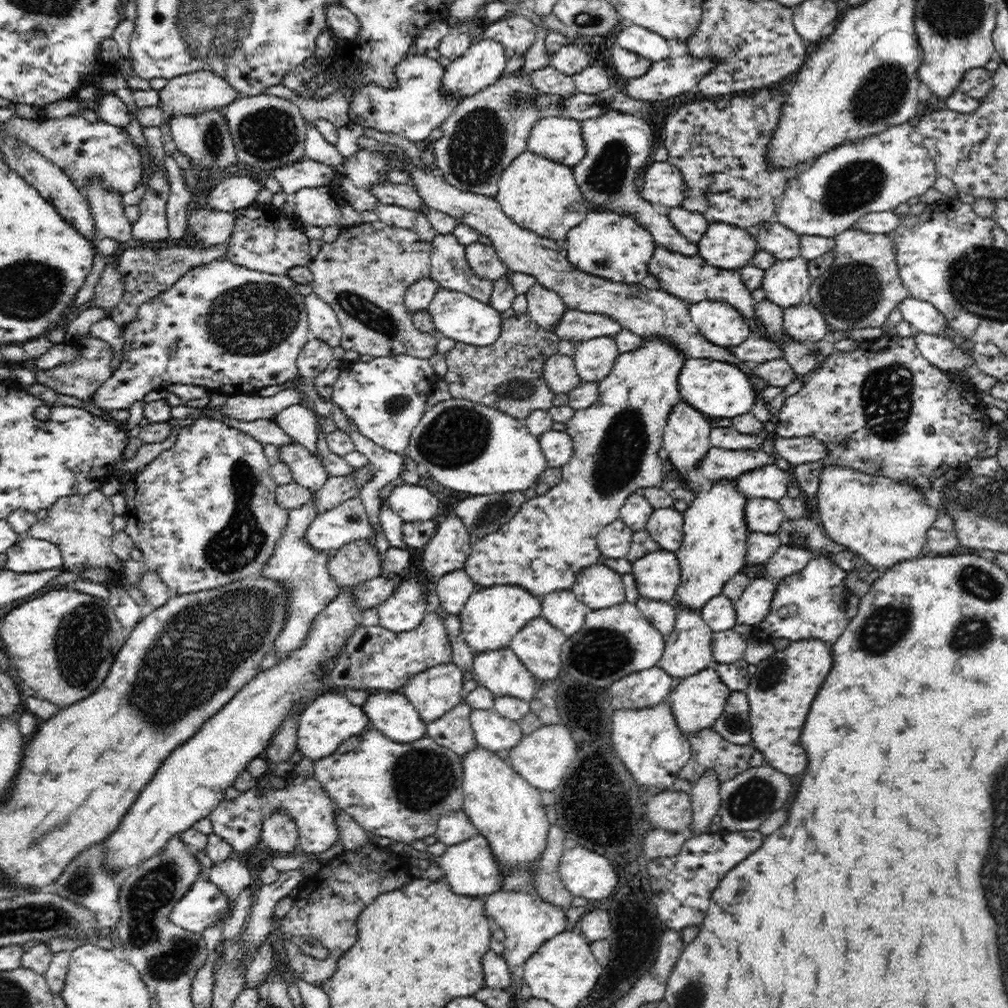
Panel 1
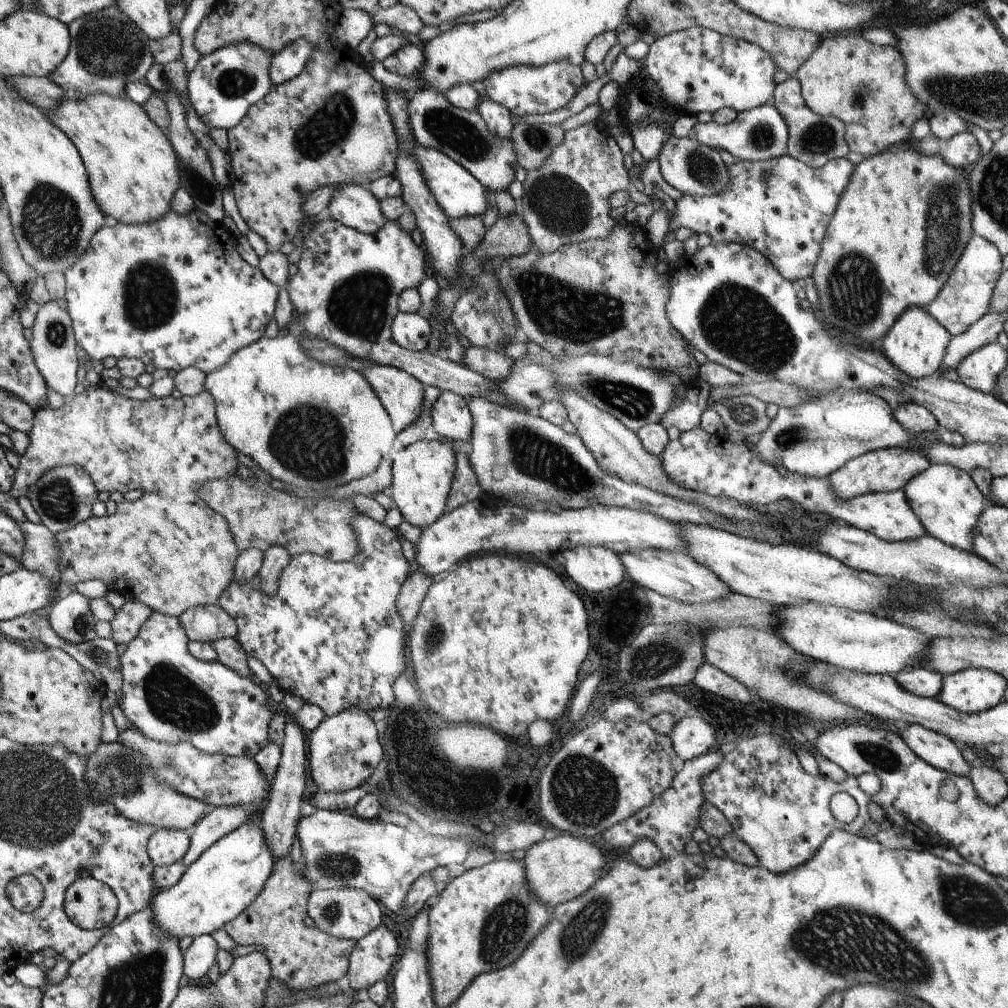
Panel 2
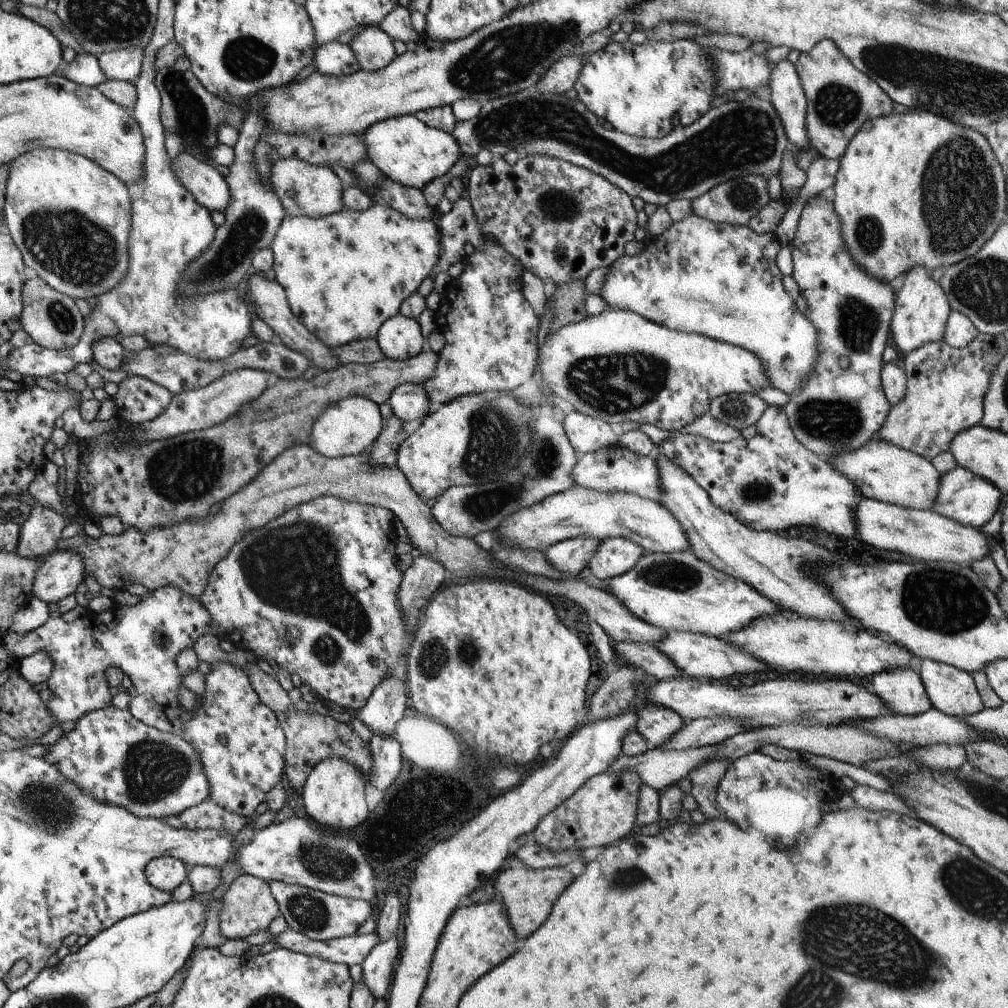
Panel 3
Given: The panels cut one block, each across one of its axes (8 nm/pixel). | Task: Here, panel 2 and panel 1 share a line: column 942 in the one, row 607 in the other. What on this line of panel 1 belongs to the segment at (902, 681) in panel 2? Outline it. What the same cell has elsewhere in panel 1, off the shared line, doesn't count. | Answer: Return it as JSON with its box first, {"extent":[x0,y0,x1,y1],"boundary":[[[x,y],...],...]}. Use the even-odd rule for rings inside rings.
{"extent":[658,601,713,682],"boundary":[[[672,601],[676,608],[675,629],[665,637],[664,653],[658,667],[666,671],[675,682],[686,679],[696,672],[708,669],[713,661],[712,639],[713,630],[703,622],[701,613],[689,608],[677,606],[677,601]]]}

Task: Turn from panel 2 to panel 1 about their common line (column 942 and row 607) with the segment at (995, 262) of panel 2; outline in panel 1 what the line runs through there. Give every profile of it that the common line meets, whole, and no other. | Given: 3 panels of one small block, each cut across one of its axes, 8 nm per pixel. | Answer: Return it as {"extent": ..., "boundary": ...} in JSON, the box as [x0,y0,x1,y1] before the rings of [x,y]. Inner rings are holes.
{"extent":[261,493,340,661],"boundary":[[[313,493],[310,500],[306,504],[302,504],[300,508],[289,511],[287,525],[283,530],[277,546],[274,547],[273,555],[261,570],[261,576],[265,576],[270,580],[277,580],[285,584],[288,588],[289,599],[287,600],[287,619],[283,624],[280,634],[274,639],[272,648],[276,651],[276,658],[282,661],[283,658],[294,653],[306,640],[306,634],[314,622],[314,618],[330,604],[330,600],[334,600],[340,592],[340,587],[333,581],[333,577],[329,573],[327,567],[329,558],[325,551],[318,551],[308,541],[304,541],[304,532],[310,526],[310,522],[317,517],[315,500]]]}

